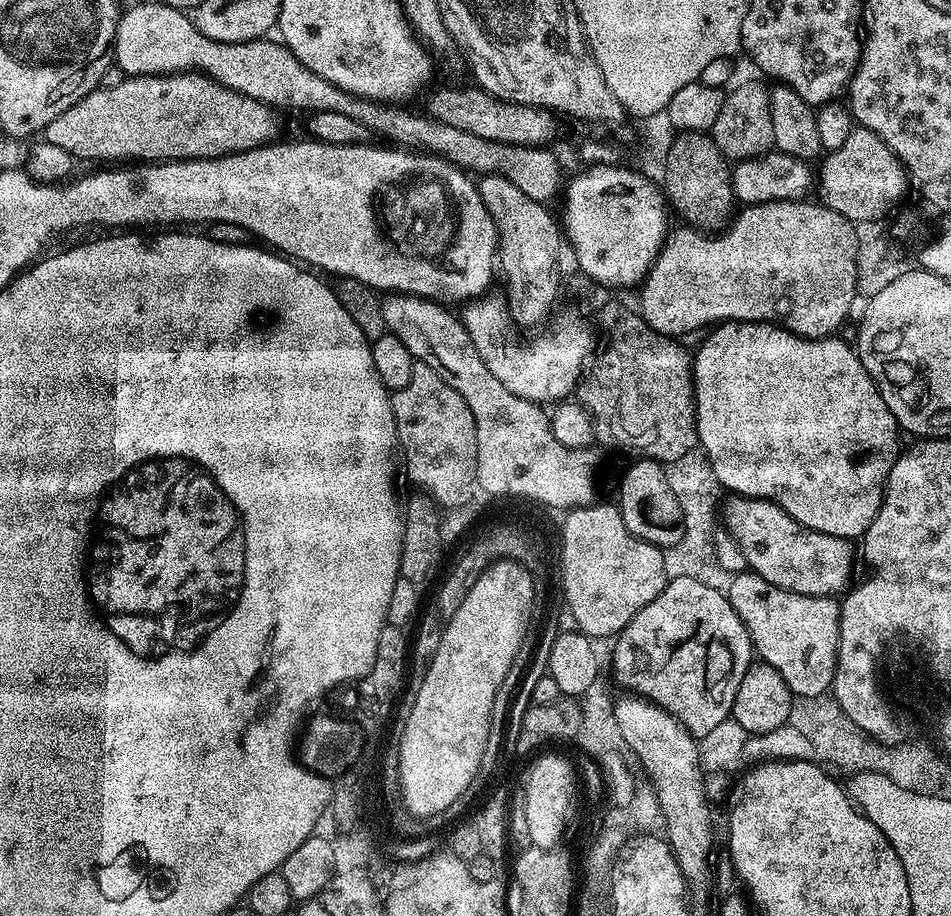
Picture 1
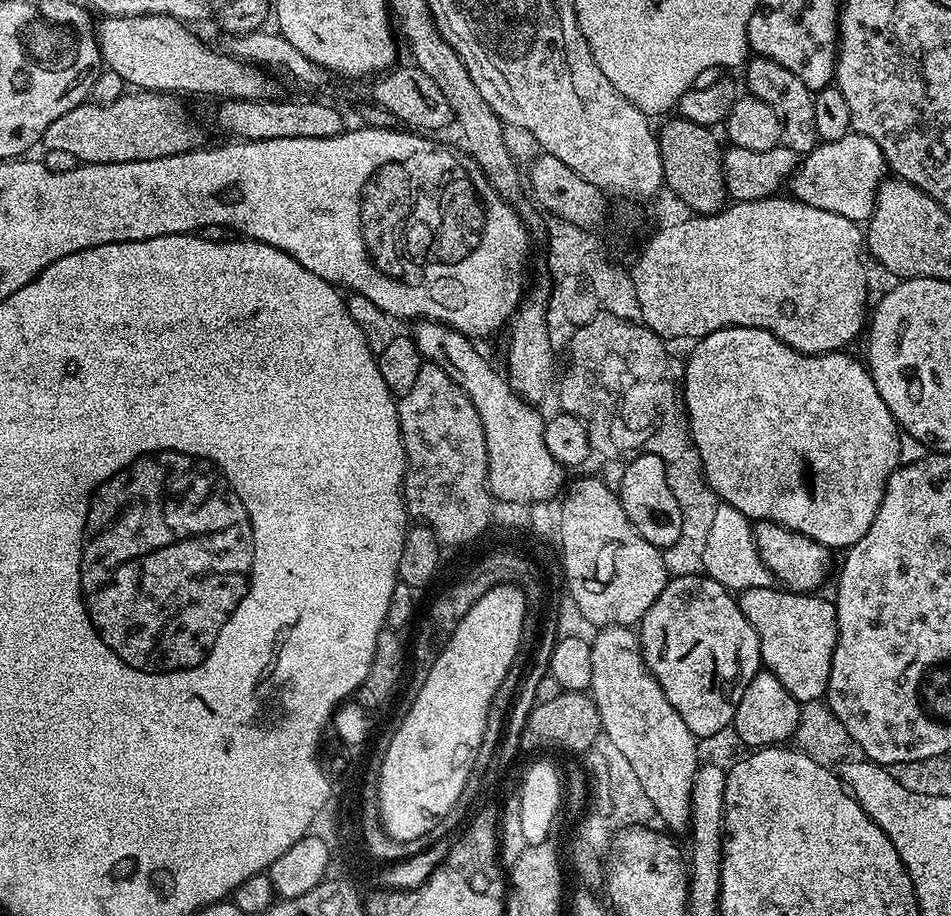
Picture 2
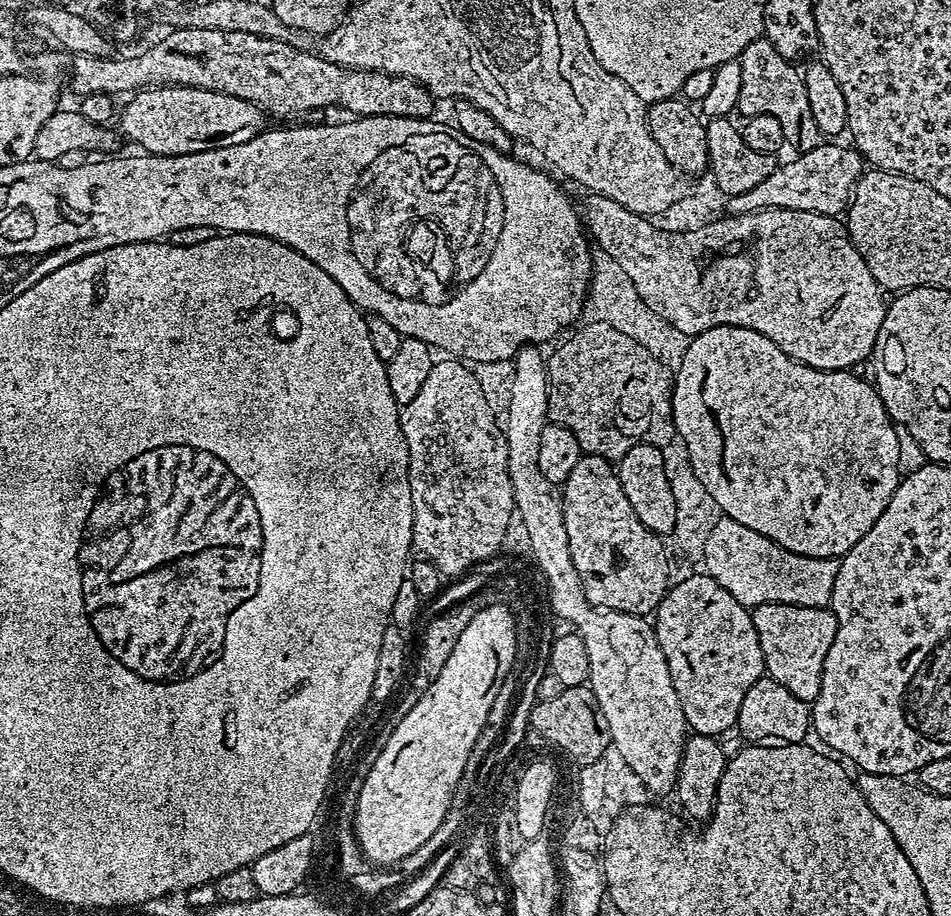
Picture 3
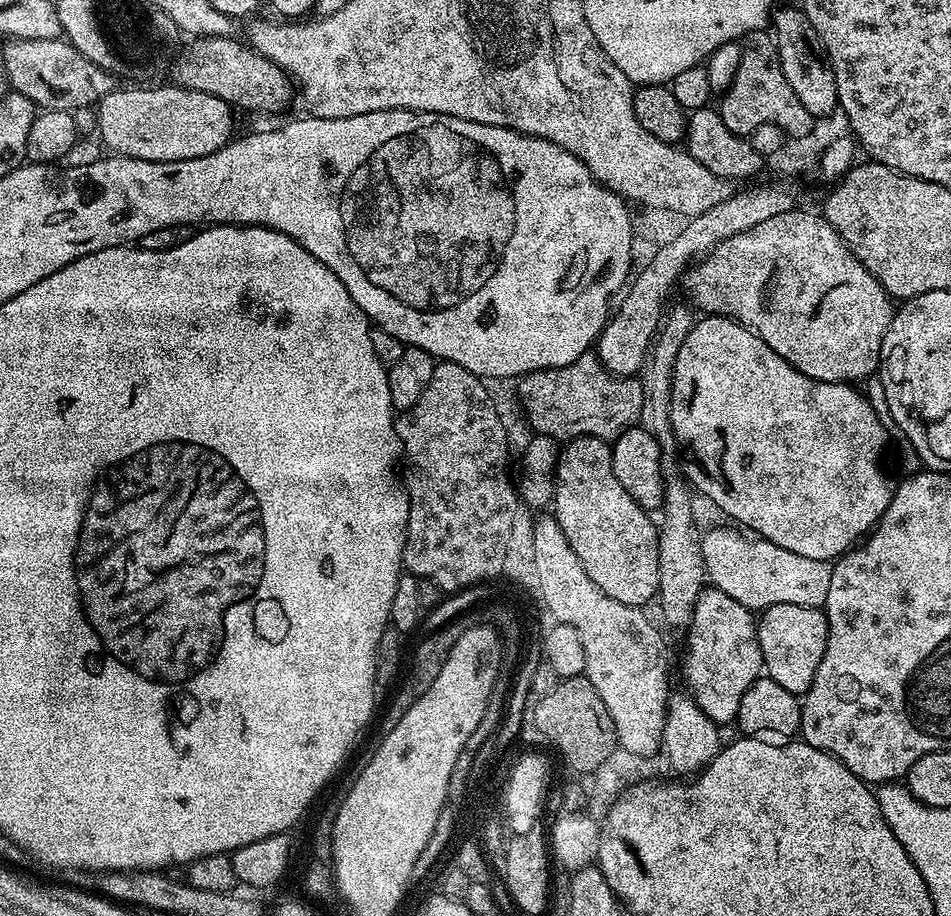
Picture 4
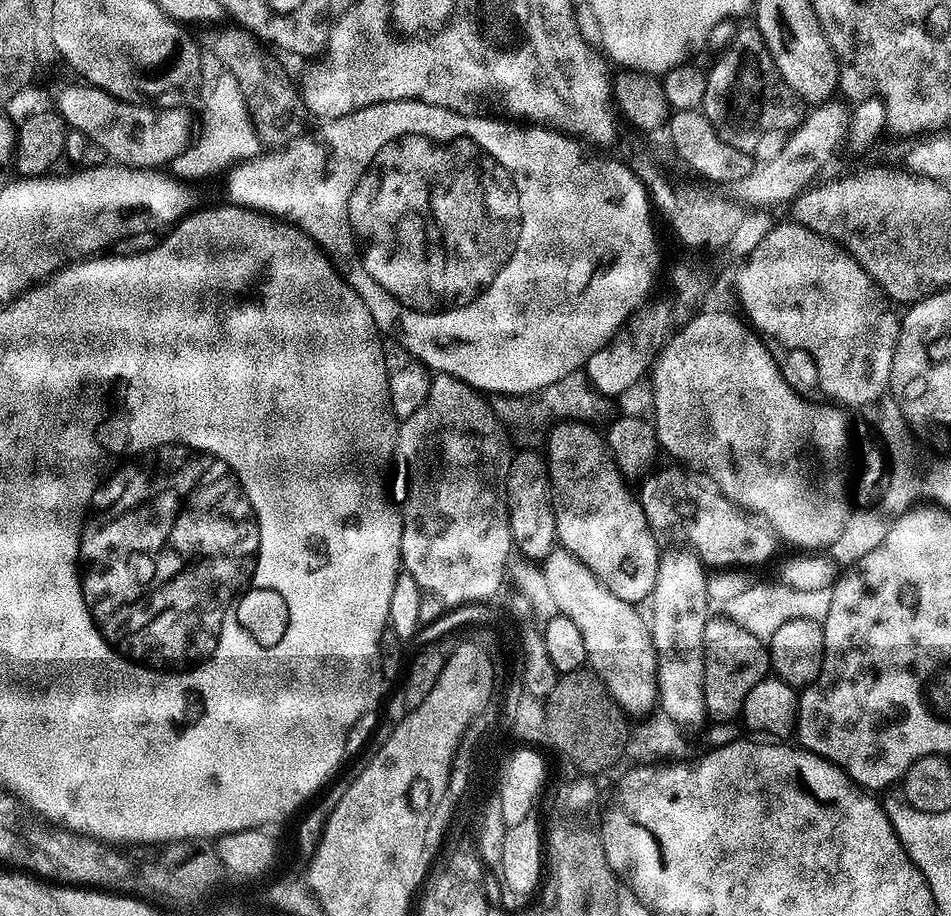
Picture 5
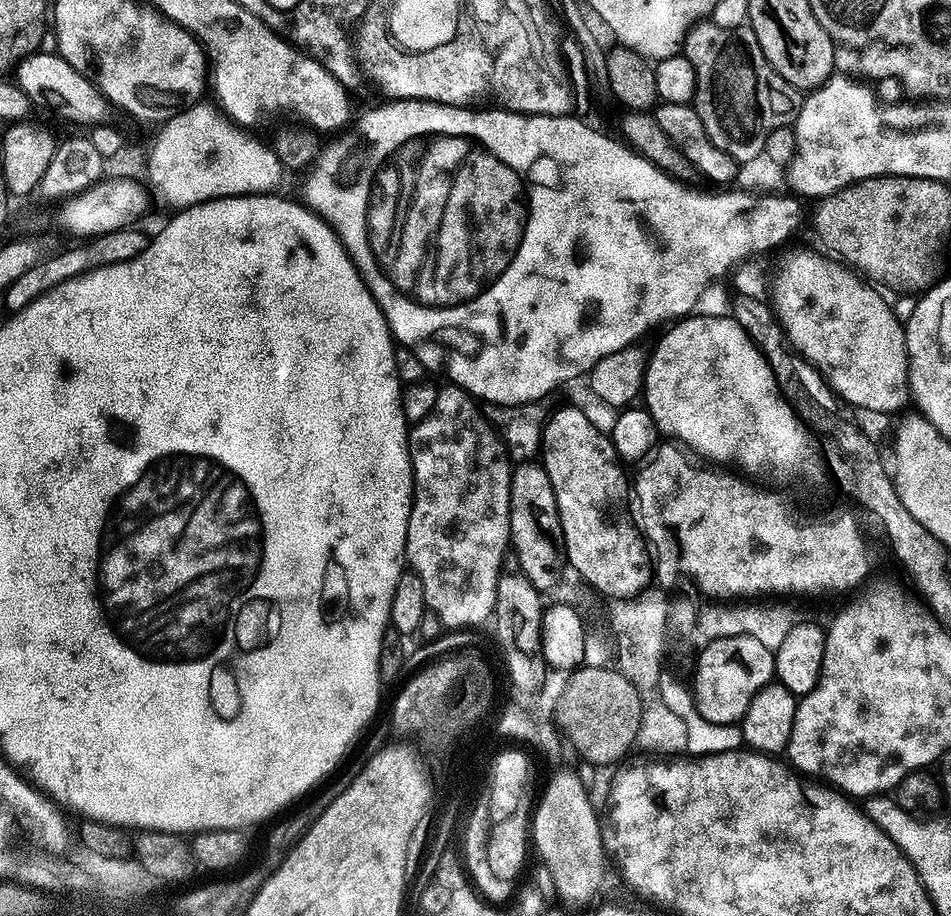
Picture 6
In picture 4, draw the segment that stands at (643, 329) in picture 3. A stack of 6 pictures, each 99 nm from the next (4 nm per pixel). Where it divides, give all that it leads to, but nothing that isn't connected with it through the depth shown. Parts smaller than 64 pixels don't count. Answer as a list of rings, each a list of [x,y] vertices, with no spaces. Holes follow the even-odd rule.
[[[673,303],[665,315],[657,340],[649,353],[649,358],[640,372],[640,385],[643,388],[642,410],[640,411],[639,427],[654,436],[663,453],[671,453],[677,447],[676,435],[673,434],[672,419],[670,418],[670,402],[672,401],[673,370],[677,362],[678,350],[685,341],[695,323],[693,309],[687,304]]]

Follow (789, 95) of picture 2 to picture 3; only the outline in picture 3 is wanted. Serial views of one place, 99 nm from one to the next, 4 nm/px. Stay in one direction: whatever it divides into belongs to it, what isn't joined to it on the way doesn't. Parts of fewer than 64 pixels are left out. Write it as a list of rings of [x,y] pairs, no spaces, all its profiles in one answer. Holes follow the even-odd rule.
[[[763,38],[750,42],[738,59],[742,66],[742,86],[738,93],[736,112],[744,118],[758,114],[770,114],[778,118],[778,126],[782,126],[785,141],[800,152],[809,152],[818,147],[822,137],[810,114],[810,102],[806,98],[801,69],[793,61],[778,54],[772,43]]]

